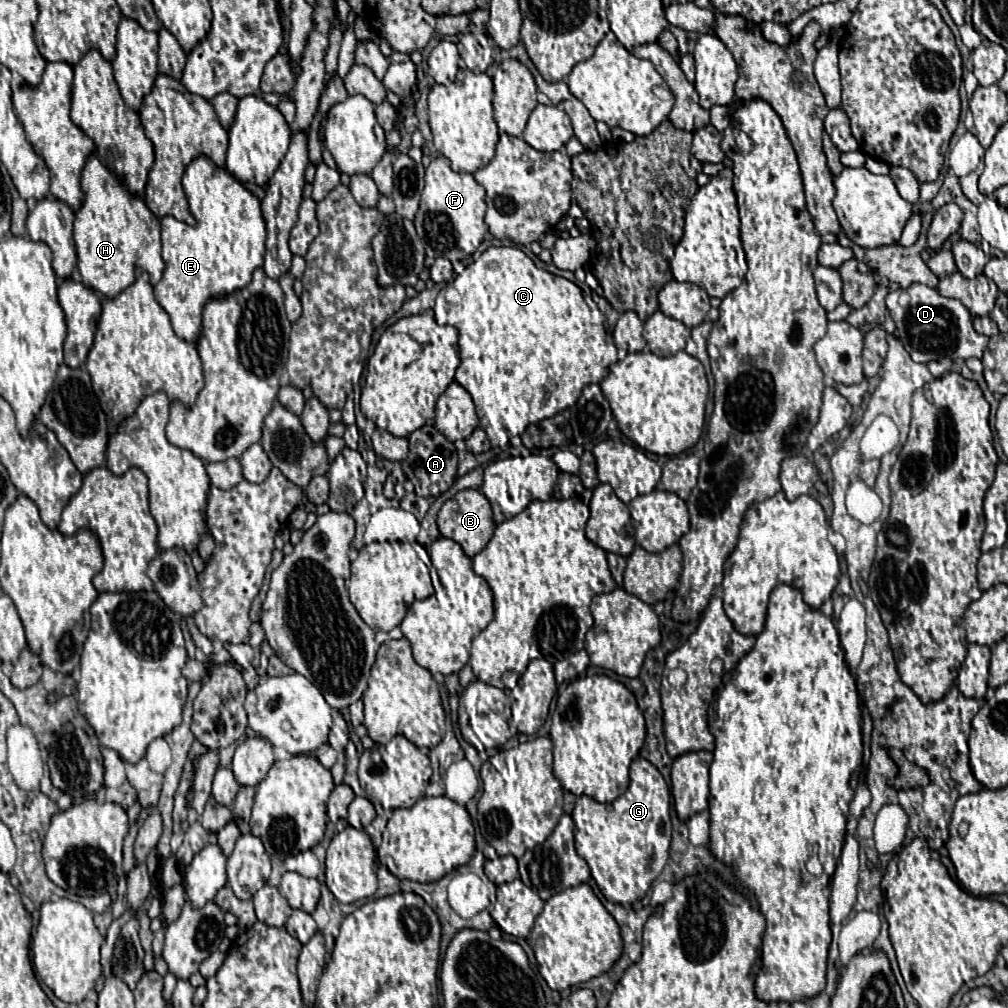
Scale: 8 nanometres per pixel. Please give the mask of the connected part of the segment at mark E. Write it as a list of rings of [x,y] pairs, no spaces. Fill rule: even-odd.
[[[200,156],[192,160],[182,178],[184,192],[196,226],[164,216],[162,222],[162,258],[166,262],[162,280],[154,286],[158,304],[168,312],[178,338],[198,342],[202,338],[202,310],[212,298],[222,298],[242,290],[252,280],[252,272],[264,264],[266,224],[260,200],[242,186],[224,168]]]

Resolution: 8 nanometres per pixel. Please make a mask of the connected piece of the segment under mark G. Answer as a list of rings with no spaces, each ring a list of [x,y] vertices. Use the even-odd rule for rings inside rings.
[[[646,758],[630,764],[630,786],[610,804],[582,796],[572,812],[576,824],[576,852],[588,862],[592,878],[606,900],[634,904],[646,896],[668,860],[670,848],[670,790],[658,768]]]

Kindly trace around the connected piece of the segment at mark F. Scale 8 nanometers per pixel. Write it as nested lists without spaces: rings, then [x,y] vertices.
[[[438,156],[426,168],[426,186],[420,200],[420,210],[414,218],[416,232],[426,244],[426,254],[430,258],[446,256],[452,250],[462,250],[470,256],[482,242],[488,226],[484,222],[486,212],[486,190],[474,180],[472,174],[458,174],[450,168],[450,160]]]

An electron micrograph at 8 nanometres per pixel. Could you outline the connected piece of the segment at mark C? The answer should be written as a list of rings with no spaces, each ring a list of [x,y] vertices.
[[[492,246],[486,252],[482,252],[476,262],[466,266],[466,270],[462,274],[458,274],[456,280],[438,294],[436,306],[434,306],[434,316],[436,316],[438,324],[454,326],[458,330],[458,334],[460,334],[460,366],[456,370],[456,382],[470,392],[470,396],[472,396],[472,400],[476,404],[478,418],[480,418],[480,428],[476,428],[472,432],[472,436],[466,438],[466,448],[472,454],[480,454],[480,452],[490,450],[490,442],[492,442],[492,446],[500,446],[502,448],[502,446],[508,444],[510,436],[522,434],[528,424],[536,424],[536,422],[540,422],[544,418],[550,418],[550,416],[554,416],[558,412],[574,406],[578,396],[582,394],[582,388],[586,384],[602,382],[602,378],[608,374],[610,366],[618,362],[618,356],[616,356],[616,350],[614,350],[614,342],[608,340],[608,332],[606,332],[606,326],[604,326],[604,316],[598,310],[598,306],[596,306],[591,296],[584,294],[574,282],[570,282],[570,280],[566,280],[562,276],[554,276],[554,274],[550,274],[544,268],[538,268],[520,248],[510,248],[510,246],[496,248],[496,246]]]

